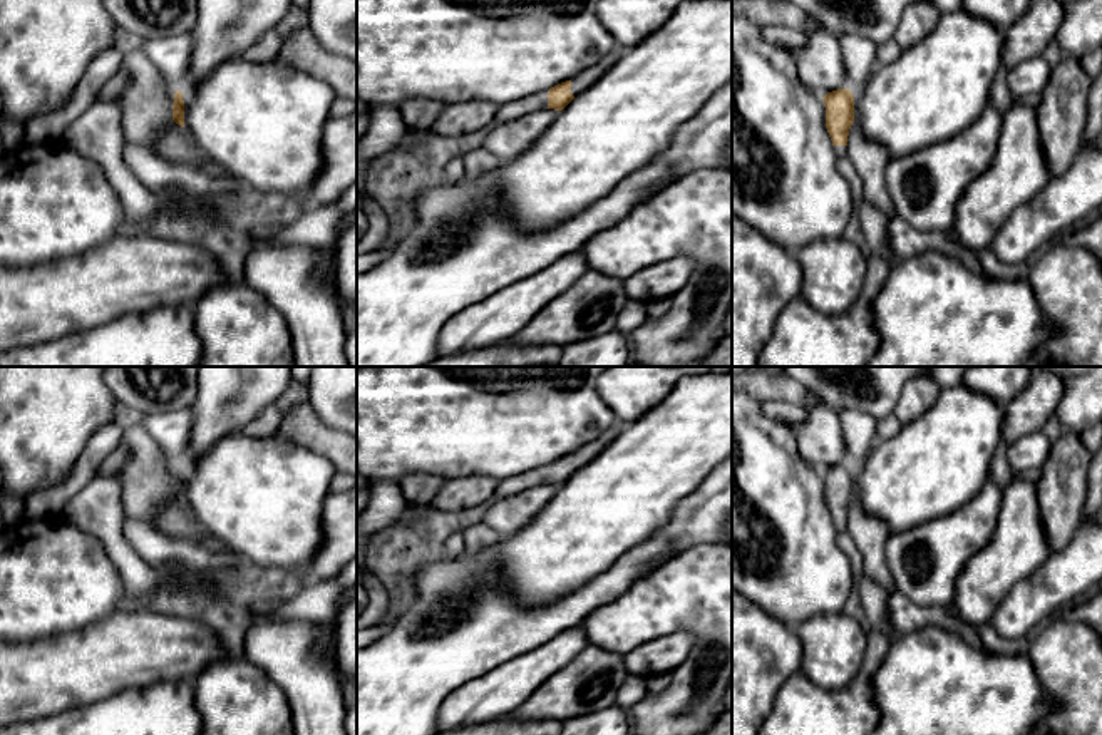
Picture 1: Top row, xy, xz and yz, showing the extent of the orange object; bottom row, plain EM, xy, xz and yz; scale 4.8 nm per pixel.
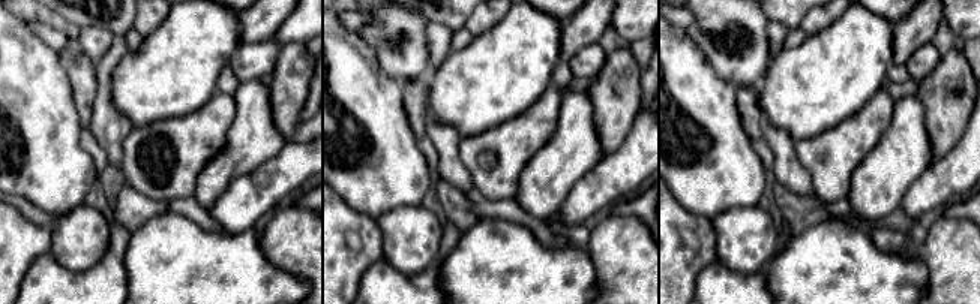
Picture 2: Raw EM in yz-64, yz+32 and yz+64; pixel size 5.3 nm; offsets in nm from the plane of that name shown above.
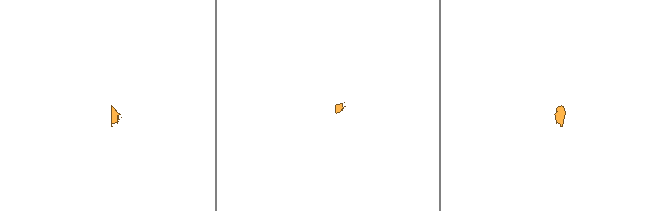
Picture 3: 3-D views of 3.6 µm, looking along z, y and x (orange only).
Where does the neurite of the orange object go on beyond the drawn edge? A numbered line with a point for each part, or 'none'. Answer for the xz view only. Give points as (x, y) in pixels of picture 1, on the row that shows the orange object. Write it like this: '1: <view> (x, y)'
1: xz (583, 81)
2: xz (509, 111)

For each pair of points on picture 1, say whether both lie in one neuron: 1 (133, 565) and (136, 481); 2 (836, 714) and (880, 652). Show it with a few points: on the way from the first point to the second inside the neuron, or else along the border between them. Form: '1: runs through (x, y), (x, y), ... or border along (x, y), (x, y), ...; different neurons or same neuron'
1: border along (123, 509), (123, 536), (154, 570); different neurons
2: runs through (851, 699), (861, 688), (870, 667); same neuron

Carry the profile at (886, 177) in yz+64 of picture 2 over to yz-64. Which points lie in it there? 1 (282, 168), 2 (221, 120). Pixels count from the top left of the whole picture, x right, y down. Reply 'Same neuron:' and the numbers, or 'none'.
Same neuron: none

